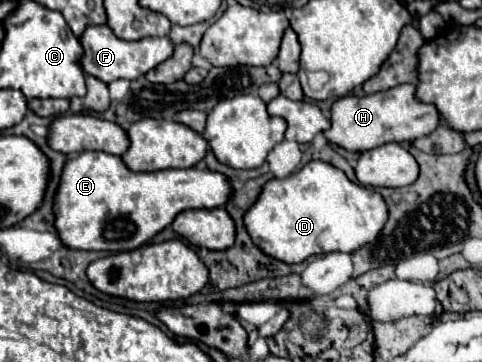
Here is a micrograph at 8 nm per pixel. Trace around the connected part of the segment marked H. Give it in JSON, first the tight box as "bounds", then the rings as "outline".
{"bounds":[323,85,439,153],"outline":[[[401,85],[377,95],[347,95],[331,107],[331,127],[323,133],[329,143],[353,153],[363,153],[385,143],[411,143],[429,135],[439,125],[439,113],[433,105],[415,99],[415,85]]]}

